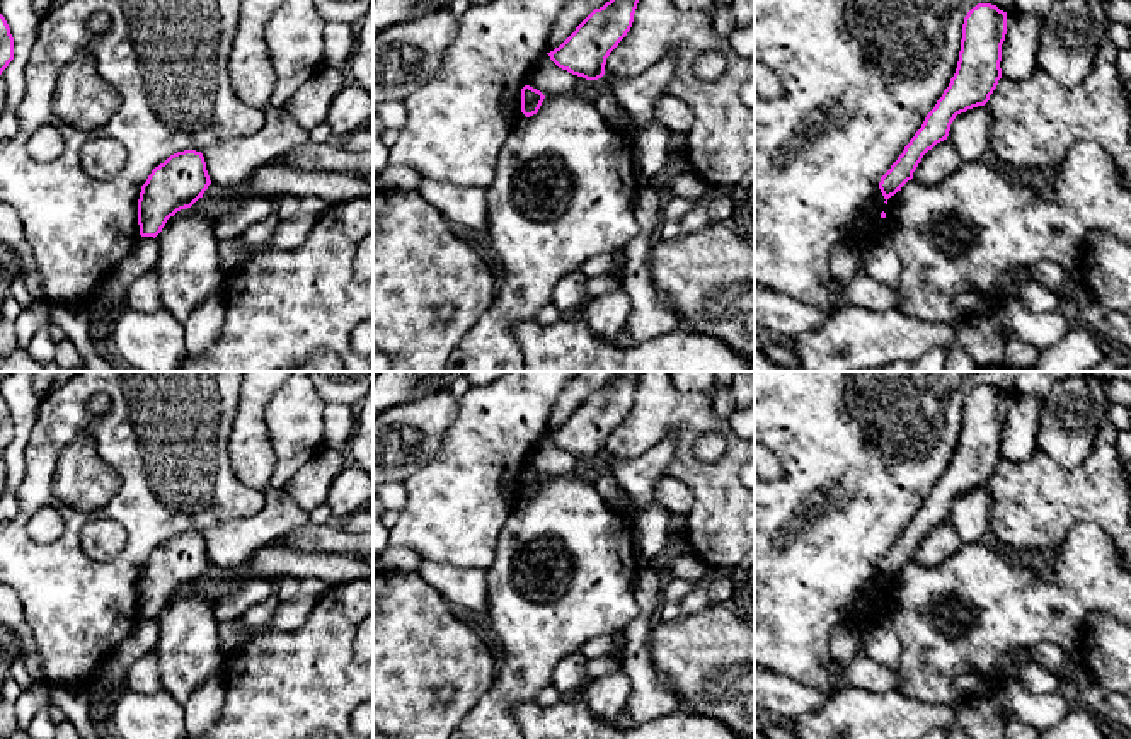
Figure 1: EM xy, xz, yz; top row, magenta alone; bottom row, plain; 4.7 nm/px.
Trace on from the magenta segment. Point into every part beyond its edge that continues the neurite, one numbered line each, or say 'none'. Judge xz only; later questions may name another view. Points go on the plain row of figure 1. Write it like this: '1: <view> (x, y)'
none

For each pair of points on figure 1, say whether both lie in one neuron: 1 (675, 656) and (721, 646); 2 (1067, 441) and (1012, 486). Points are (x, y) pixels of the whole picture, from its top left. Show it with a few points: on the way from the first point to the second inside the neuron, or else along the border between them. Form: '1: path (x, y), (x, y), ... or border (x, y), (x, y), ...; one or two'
1: path (687, 653), (709, 653); one
2: border (1038, 446), (1070, 469), (1077, 469), (1087, 458); two

